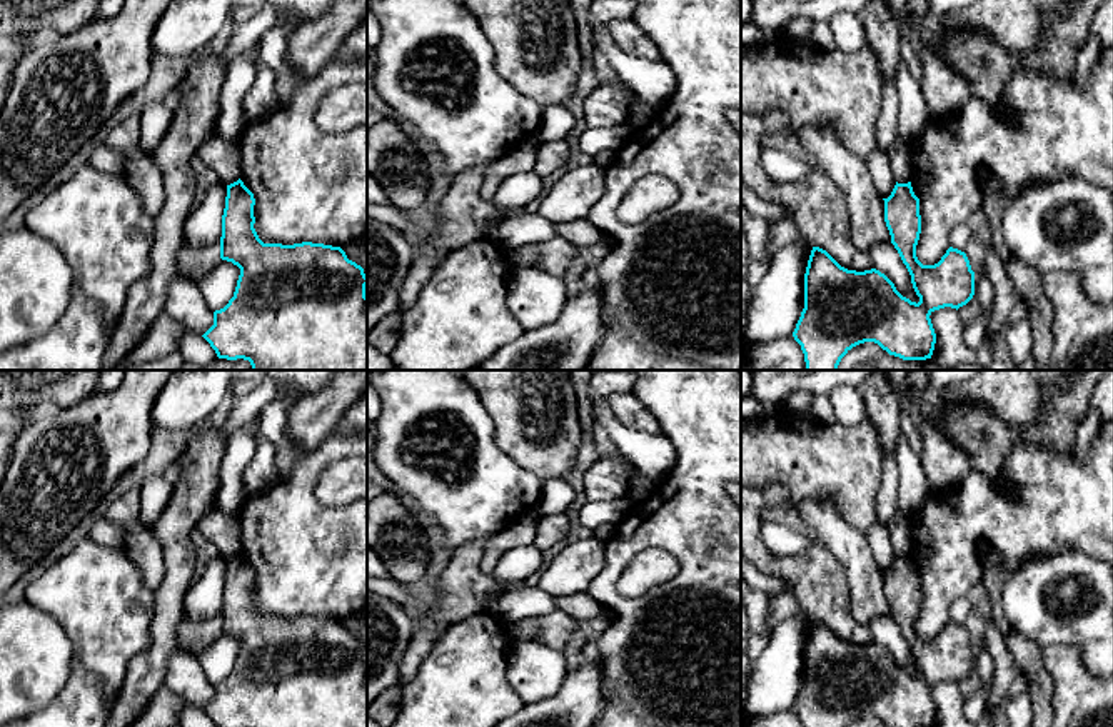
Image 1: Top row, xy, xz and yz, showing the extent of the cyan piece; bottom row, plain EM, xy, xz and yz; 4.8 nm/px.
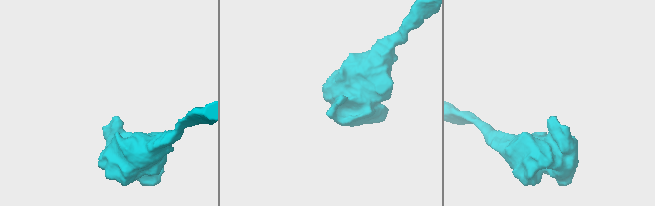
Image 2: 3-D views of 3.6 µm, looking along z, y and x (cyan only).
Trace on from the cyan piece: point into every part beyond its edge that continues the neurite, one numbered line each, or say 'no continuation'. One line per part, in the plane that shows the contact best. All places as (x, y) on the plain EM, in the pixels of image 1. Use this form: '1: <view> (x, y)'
no continuation

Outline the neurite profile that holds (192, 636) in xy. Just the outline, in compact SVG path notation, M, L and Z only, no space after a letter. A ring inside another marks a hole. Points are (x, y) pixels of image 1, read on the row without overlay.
M220 614L207 620L182 615L177 625L177 650L199 657L220 634Z

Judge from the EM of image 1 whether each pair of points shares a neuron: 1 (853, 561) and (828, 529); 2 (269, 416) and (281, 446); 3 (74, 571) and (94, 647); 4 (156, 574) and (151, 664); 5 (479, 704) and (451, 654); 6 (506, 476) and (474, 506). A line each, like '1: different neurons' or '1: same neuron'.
1: same neuron
2: same neuron
3: same neuron
4: different neurons
5: same neuron
6: same neuron

